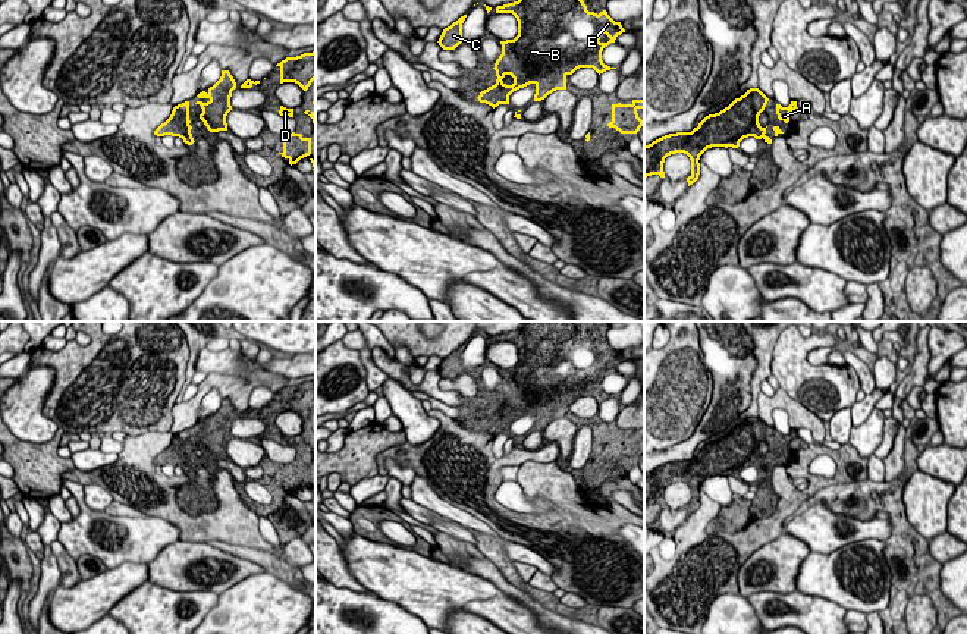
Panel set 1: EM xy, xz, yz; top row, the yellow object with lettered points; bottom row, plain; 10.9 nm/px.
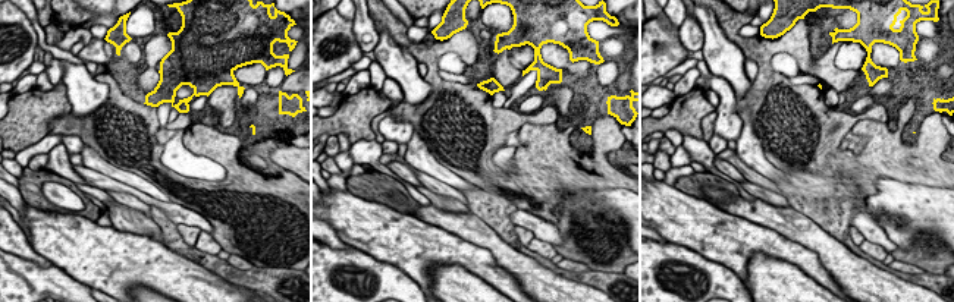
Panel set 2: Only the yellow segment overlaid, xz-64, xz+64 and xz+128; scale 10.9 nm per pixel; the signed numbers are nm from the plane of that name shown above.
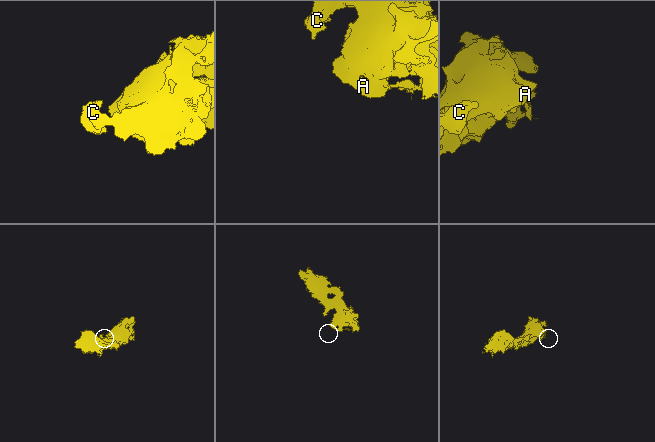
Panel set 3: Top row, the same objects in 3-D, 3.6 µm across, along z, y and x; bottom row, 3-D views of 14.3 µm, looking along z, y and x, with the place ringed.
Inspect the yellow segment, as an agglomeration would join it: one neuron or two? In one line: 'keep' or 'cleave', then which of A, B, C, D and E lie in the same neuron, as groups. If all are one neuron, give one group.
keep | A B C D E

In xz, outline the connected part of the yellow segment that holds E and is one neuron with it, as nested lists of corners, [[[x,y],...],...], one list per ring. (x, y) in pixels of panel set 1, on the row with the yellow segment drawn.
[[[518,0],[496,7],[496,13],[512,13],[518,21],[518,35],[514,40],[500,41],[502,54],[495,63],[496,84],[481,91],[477,97],[480,103],[486,103],[493,109],[499,104],[509,104],[509,95],[530,84],[536,85],[534,101],[544,100],[556,90],[566,90],[566,76],[580,68],[593,68],[599,75],[616,69],[603,63],[602,51],[616,37],[625,32],[621,22],[615,22],[606,10],[599,15],[588,12],[583,0]]]

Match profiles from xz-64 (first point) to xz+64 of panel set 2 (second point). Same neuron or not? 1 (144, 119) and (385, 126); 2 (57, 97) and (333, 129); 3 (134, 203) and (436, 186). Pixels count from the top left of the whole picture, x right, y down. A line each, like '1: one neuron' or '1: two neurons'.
1: two neurons
2: one neuron
3: one neuron

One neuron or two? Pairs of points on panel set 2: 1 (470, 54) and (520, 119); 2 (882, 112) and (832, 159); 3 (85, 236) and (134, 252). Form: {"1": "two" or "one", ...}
{"1": "one", "2": "one", "3": "one"}

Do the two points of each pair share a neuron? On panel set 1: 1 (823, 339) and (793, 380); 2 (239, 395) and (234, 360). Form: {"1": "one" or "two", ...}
{"1": "one", "2": "two"}

